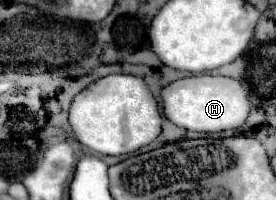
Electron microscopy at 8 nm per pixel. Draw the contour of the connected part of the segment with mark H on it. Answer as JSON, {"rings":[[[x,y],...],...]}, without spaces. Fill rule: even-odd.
{"rings":[[[192,75],[178,79],[162,89],[162,105],[166,119],[170,119],[174,125],[202,133],[238,129],[244,125],[250,113],[248,87],[238,79],[222,75]]]}

